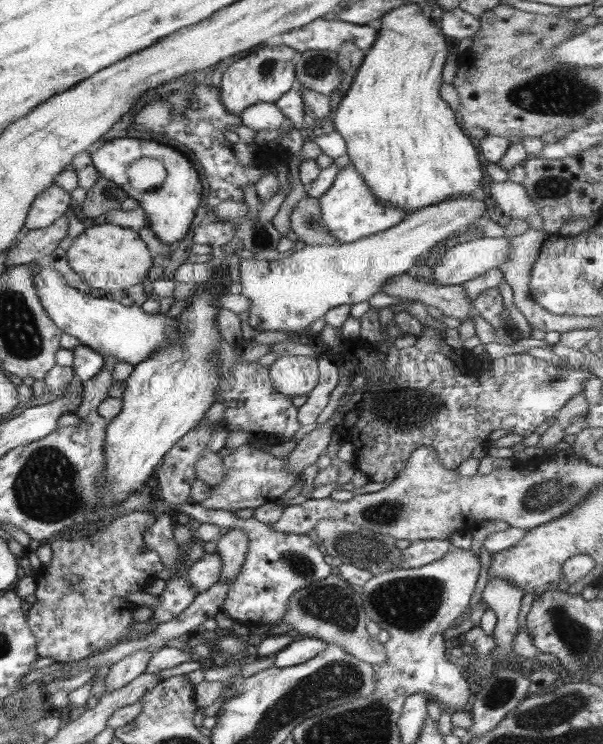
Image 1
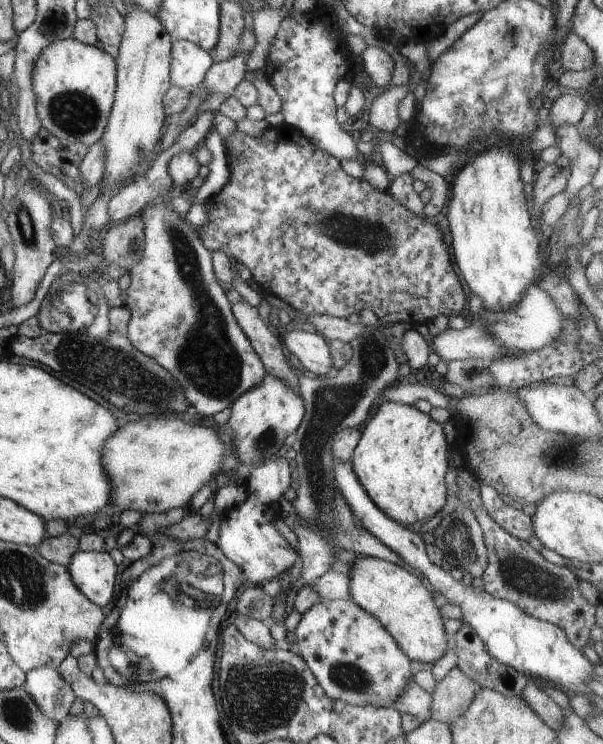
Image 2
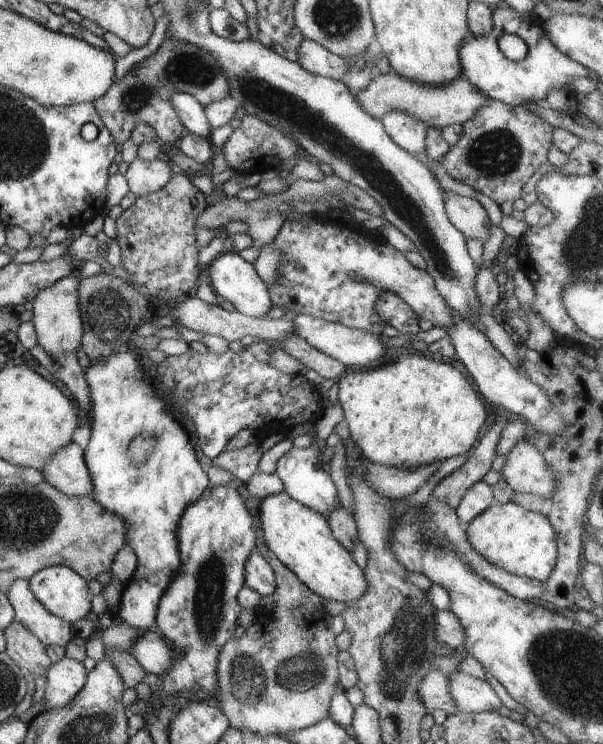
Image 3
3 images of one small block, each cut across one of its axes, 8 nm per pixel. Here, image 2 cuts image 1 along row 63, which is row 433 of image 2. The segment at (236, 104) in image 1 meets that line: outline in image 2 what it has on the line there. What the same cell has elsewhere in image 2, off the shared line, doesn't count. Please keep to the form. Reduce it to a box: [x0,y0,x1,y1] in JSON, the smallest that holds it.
[228,373,305,478]

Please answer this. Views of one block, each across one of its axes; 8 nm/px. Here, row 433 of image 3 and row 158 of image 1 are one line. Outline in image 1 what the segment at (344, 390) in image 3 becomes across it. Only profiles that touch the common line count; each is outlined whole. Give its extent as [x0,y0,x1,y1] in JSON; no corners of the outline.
[333,2,486,215]

